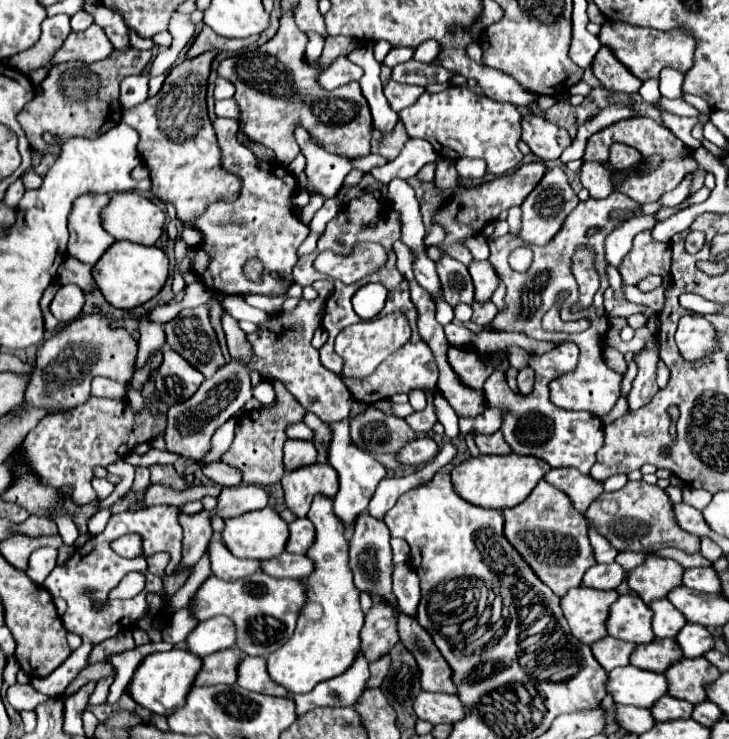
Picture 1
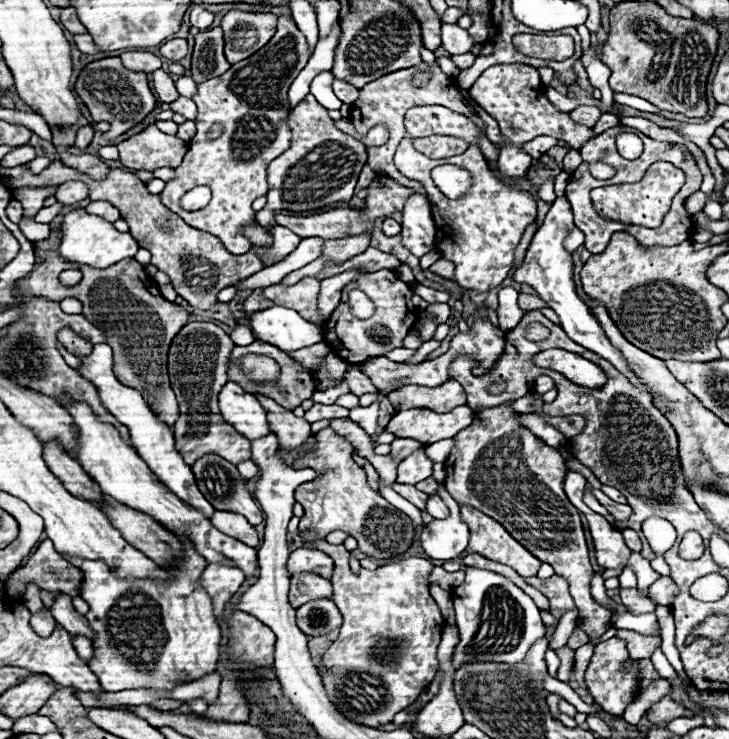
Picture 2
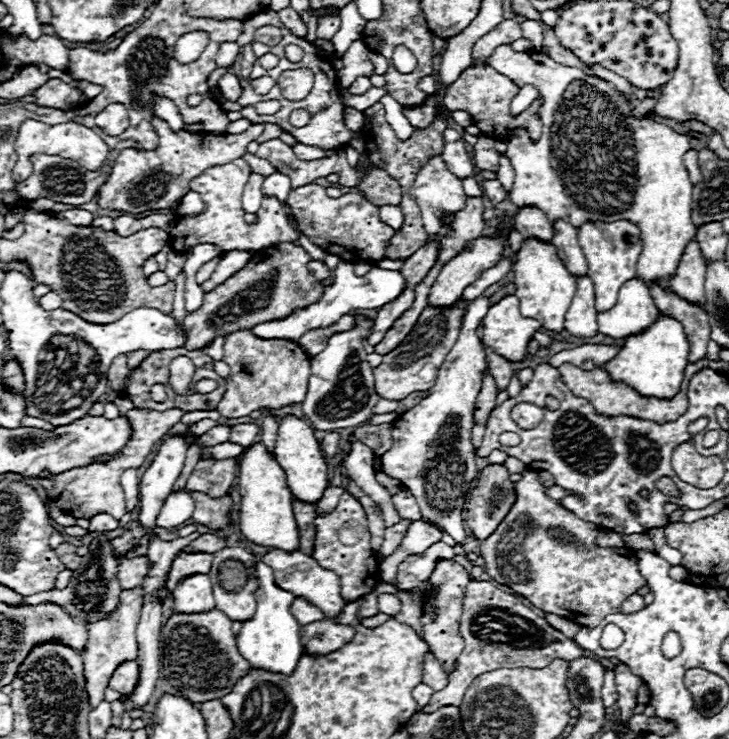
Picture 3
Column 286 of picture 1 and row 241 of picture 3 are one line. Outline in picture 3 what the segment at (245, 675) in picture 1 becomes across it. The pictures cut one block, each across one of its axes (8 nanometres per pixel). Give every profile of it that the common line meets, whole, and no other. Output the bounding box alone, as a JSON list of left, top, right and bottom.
[670,240,706,304]

